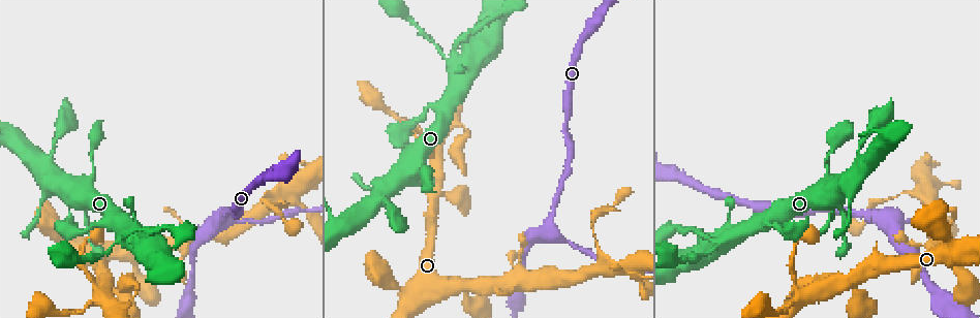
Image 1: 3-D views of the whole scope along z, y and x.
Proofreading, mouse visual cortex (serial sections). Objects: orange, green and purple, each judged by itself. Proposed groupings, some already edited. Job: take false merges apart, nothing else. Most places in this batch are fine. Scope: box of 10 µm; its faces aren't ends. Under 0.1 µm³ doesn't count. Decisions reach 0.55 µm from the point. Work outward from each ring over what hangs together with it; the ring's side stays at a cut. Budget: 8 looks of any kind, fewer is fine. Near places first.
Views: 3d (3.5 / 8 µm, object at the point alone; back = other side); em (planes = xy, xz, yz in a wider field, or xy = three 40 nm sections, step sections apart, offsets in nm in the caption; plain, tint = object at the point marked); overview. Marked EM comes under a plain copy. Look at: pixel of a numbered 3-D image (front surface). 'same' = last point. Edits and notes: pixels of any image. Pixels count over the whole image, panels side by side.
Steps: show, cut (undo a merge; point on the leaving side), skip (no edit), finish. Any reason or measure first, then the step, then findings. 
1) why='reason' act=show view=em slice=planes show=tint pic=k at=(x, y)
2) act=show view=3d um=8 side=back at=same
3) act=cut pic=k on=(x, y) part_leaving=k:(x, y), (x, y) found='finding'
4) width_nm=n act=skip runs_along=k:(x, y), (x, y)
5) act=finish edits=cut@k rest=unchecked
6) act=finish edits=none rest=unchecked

why='sharp bend' act=show view=3d um=3.5 pic=1 at=(119, 241)

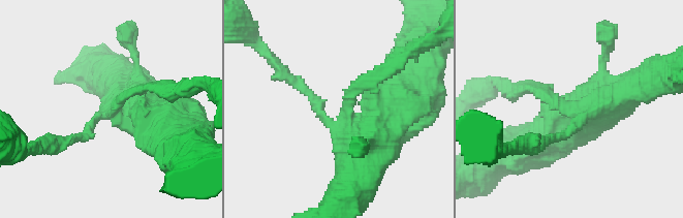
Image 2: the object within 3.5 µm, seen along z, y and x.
why='need the tissue' act=show view=em slice=xy step=1 show=tint pic=2 at=(104, 113)

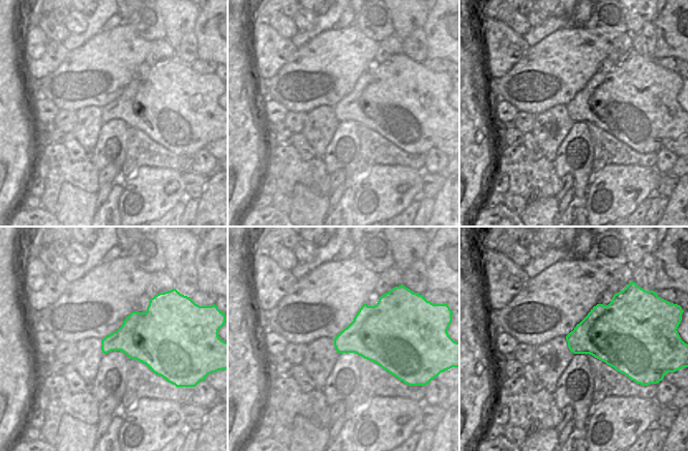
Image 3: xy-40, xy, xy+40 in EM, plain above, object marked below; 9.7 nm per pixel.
act=skip found='one cell here'

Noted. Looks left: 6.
why='sudden change in width' act=show view=3d um=8 pic=1 at=(800, 300)

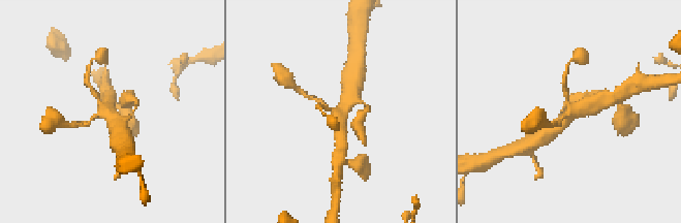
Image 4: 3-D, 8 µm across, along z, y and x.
why='zoom in' act=show view=3d um=3.5 at=same

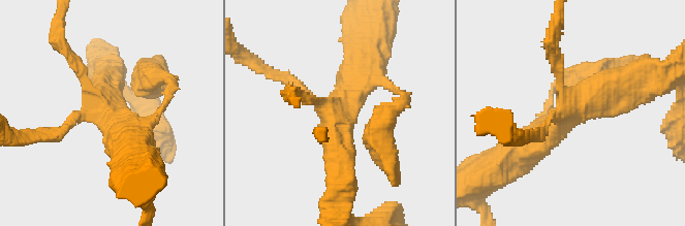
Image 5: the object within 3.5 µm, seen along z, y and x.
arms=4 arm_widths_nm=150,150,350,450 act=show view=em slice=planes show=tint pic=5 at=(106, 107)

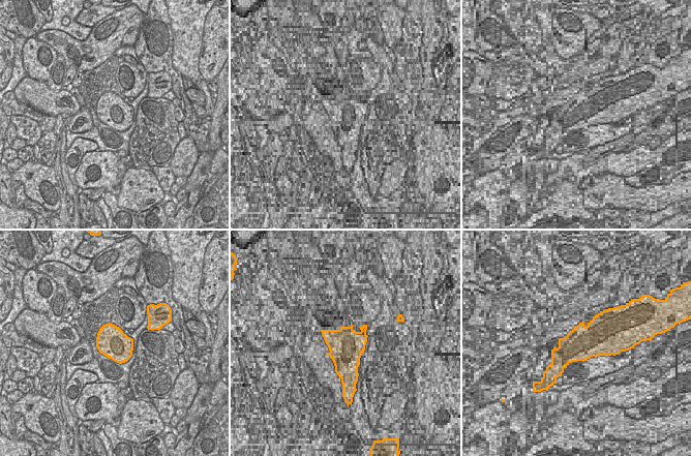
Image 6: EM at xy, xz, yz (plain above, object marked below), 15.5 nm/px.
act=skip runs_along=5:(631, 79), (539, 124) found='continuous, no second cell'

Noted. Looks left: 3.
why='four-way junction' act=show view=3d um=3.5 pic=1 at=(607, 270)

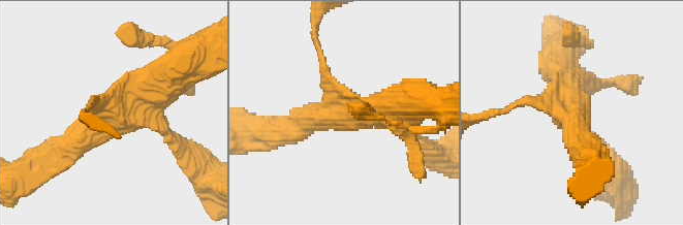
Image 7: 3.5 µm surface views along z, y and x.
arms=4 arm_widths_nm=150,150,400,450 why='shape alone is not enough' act=show view=em slice=xy step=5 show=tint pic=7 at=(112, 116)

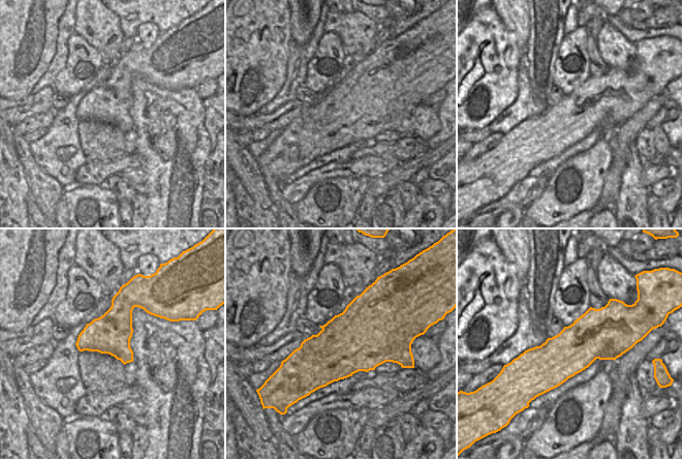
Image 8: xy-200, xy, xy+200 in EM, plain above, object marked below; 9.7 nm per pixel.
act=skip found='continuous, no second cell'

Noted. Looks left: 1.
act=finish edits=none rest=unchecked

